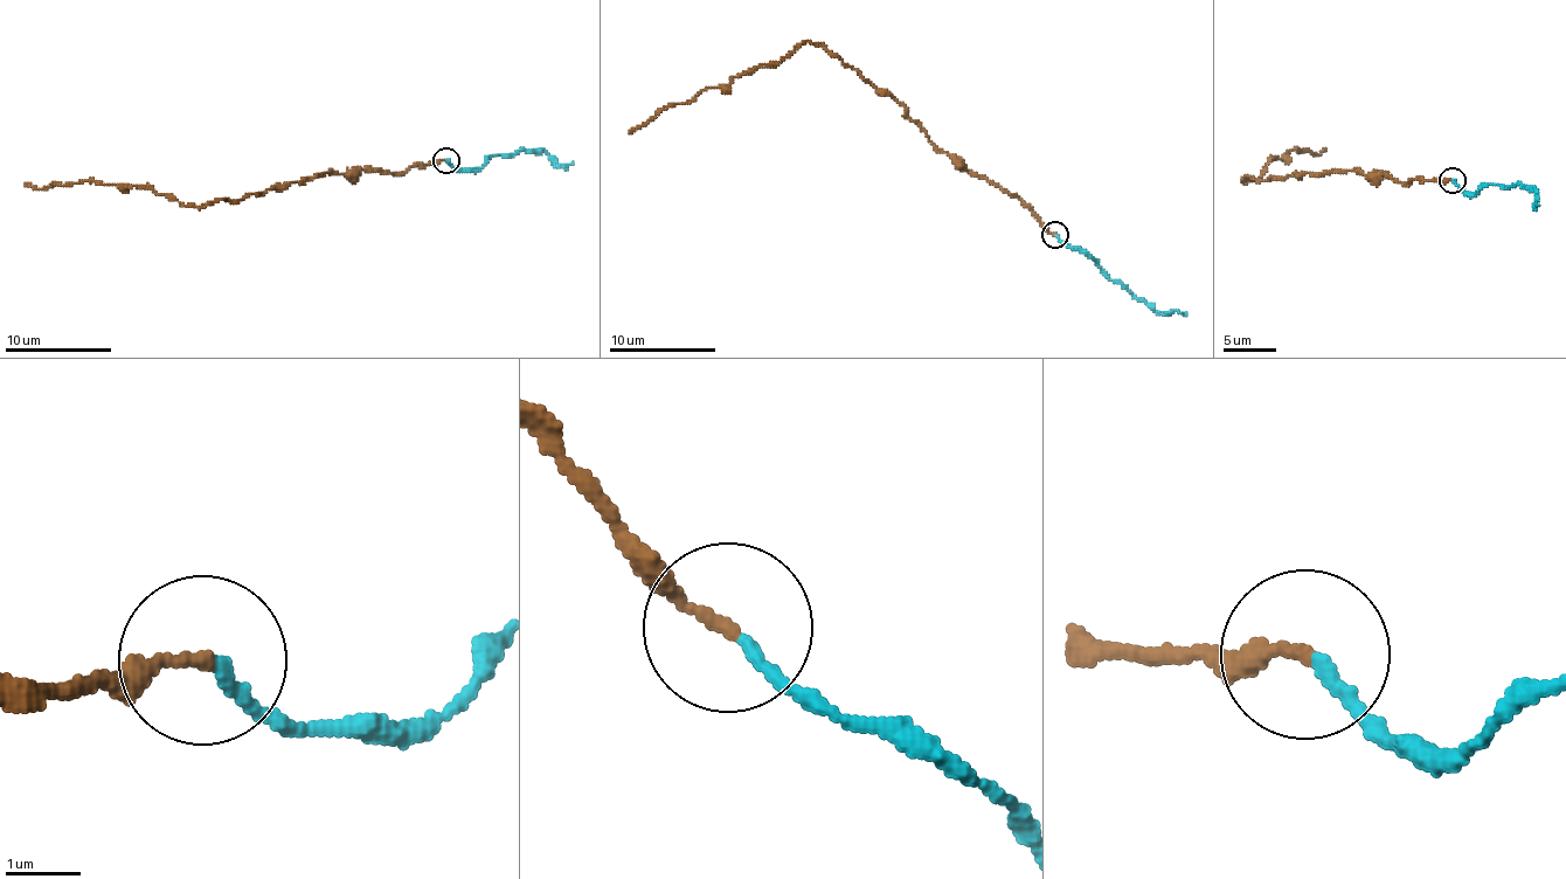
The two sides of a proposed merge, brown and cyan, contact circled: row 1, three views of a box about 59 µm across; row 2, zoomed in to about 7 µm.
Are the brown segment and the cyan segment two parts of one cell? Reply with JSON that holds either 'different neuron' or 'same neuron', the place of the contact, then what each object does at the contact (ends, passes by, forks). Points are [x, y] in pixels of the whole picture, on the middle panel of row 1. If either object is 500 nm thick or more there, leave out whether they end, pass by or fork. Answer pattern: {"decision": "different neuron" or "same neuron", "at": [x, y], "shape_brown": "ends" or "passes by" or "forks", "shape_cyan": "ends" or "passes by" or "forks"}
{"decision": "same neuron", "at": [1055, 235], "shape_brown": "ends", "shape_cyan": "ends"}

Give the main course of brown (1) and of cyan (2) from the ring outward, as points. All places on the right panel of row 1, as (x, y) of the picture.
1: (1453, 180), (1304, 172), (1241, 179), (1256, 180), (1273, 157), (1325, 149)
2: (1453, 180), (1464, 193), (1476, 193), (1490, 184), (1532, 186), (1533, 205), (1537, 202)

